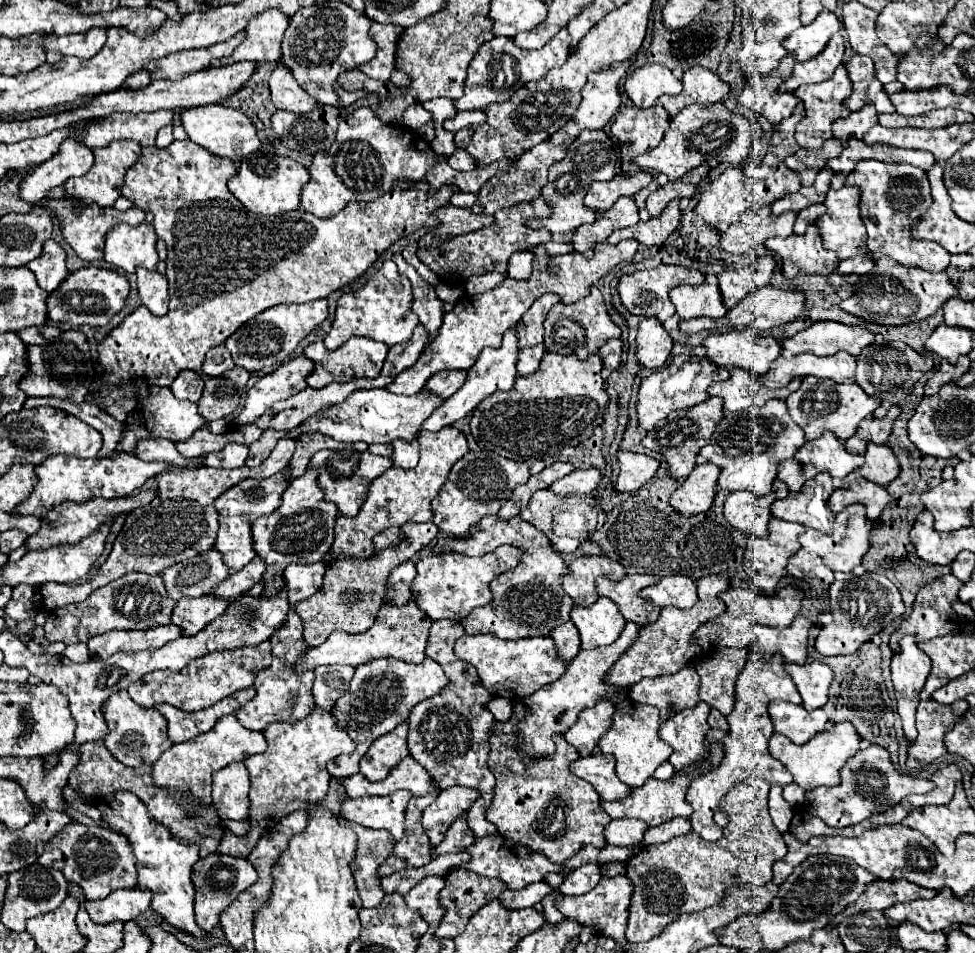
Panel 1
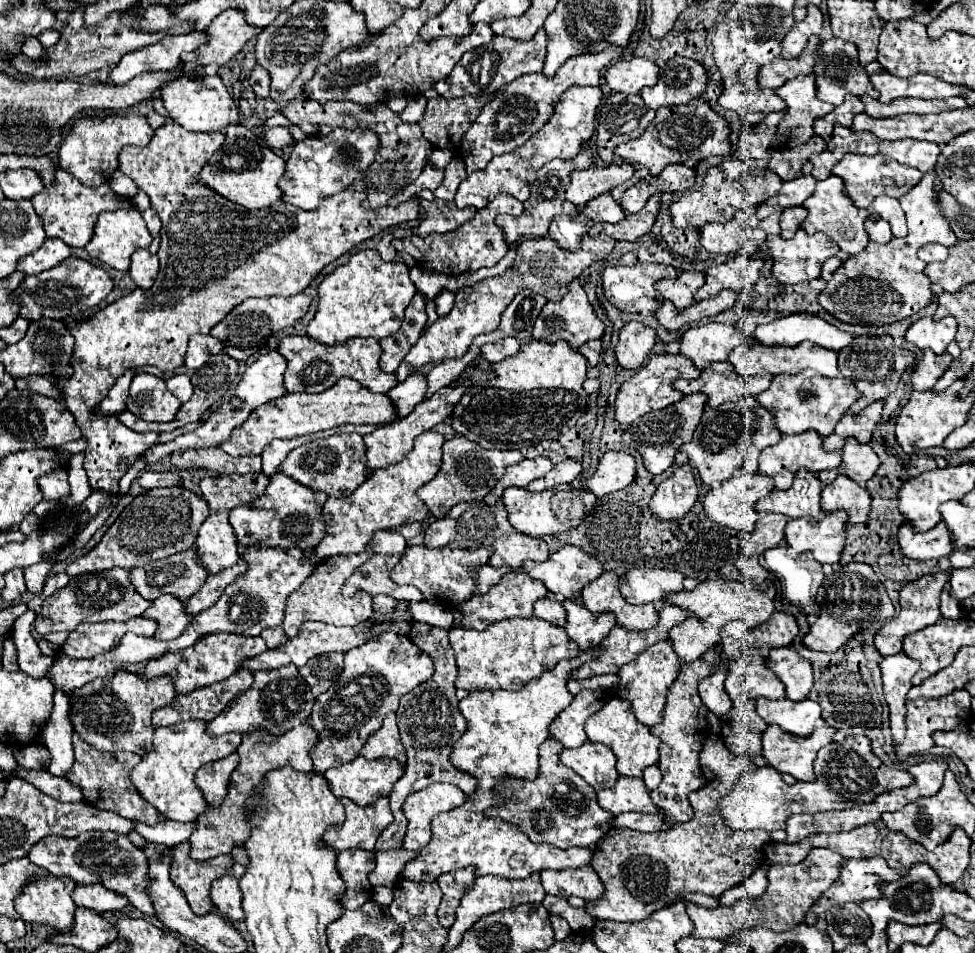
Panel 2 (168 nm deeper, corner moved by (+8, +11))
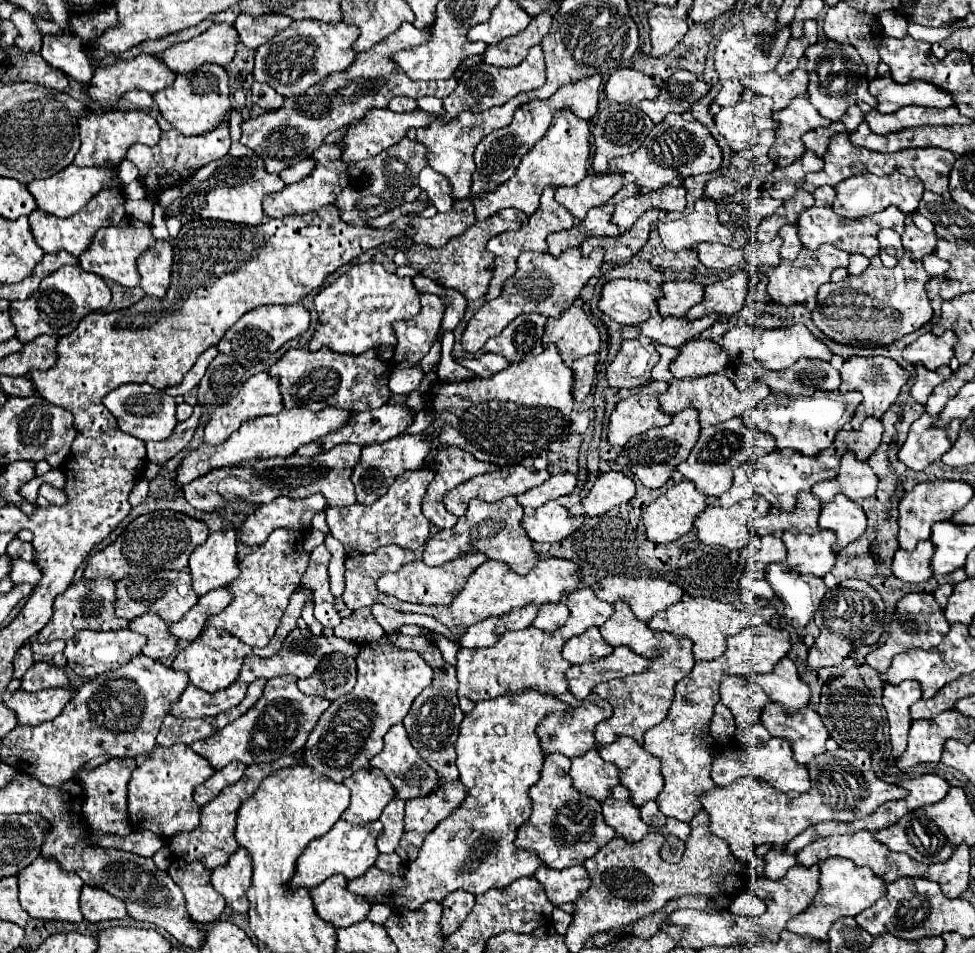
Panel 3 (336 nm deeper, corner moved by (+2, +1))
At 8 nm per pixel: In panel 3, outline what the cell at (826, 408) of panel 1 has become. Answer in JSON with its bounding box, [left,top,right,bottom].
[742,392,862,456]

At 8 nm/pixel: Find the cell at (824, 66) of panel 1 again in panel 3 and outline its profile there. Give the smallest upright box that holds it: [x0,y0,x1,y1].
[750,68,808,110]

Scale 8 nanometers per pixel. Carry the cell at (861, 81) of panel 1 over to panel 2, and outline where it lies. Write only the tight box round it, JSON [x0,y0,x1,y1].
[814,38,880,106]

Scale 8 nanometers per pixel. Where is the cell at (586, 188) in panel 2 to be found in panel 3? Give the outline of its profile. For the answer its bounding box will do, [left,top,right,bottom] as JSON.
[556,174,622,220]

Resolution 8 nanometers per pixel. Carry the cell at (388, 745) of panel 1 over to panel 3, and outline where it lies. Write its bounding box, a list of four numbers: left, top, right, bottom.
[370,724,438,802]

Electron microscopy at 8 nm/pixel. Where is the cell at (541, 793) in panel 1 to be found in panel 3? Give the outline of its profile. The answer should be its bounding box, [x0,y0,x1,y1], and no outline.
[516,754,616,870]

